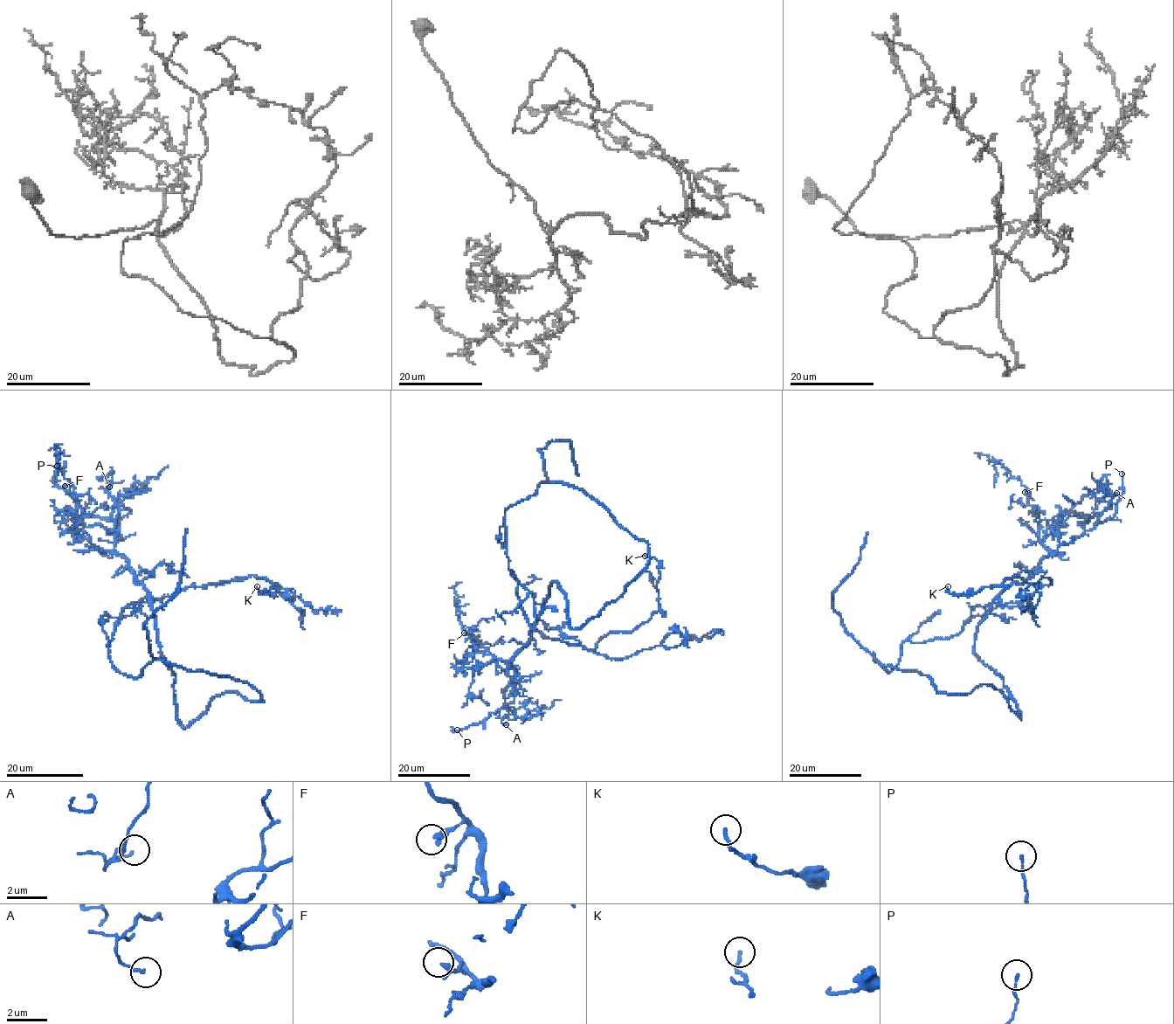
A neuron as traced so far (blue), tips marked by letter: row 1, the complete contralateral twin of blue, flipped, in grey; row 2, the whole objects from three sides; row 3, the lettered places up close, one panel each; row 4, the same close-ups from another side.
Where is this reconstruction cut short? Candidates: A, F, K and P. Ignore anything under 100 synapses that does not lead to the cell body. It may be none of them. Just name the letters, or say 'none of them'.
none of them

